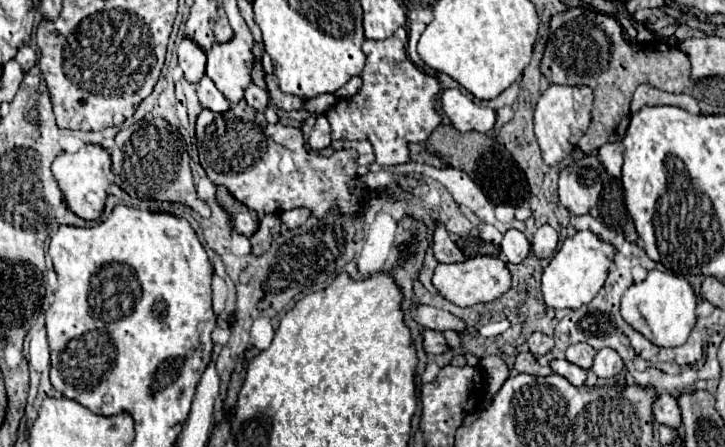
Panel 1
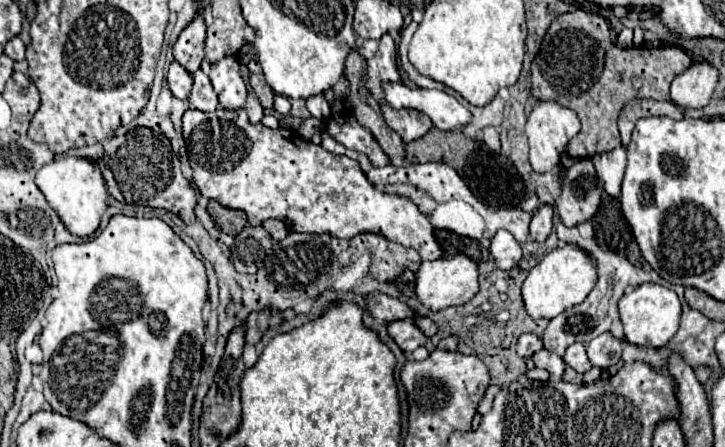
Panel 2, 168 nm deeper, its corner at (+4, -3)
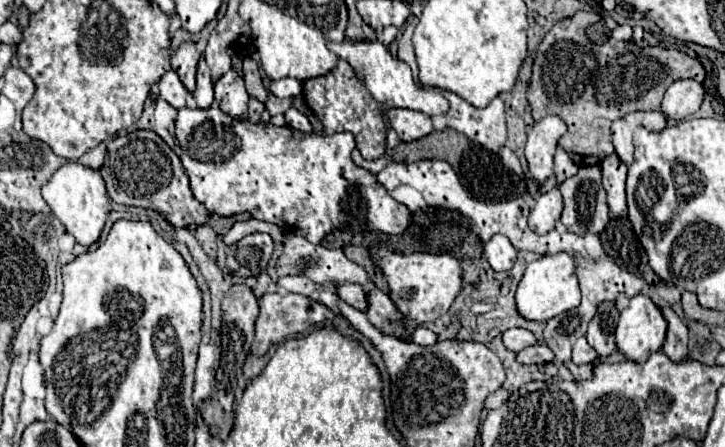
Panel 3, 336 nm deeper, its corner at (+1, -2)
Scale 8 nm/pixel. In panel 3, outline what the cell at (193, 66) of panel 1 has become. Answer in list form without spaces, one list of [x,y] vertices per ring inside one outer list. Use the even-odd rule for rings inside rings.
[[[173,69],[167,71],[161,77],[161,81],[159,81],[159,97],[165,99],[171,107],[175,107],[175,109],[185,107],[187,95],[189,95],[187,89],[181,85],[181,81],[179,81],[177,73],[173,73]]]

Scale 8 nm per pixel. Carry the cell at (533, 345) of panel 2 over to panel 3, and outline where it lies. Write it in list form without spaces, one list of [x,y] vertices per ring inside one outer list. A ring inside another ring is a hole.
[[[507,329],[503,333],[503,345],[509,351],[515,351],[515,353],[529,347],[529,345],[535,345],[535,343],[537,343],[535,335],[531,331],[527,331],[527,329]]]

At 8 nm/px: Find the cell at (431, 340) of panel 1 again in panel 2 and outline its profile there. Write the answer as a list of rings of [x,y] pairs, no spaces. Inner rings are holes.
[[[402,320],[402,322],[390,322],[388,324],[390,336],[396,340],[396,344],[406,352],[414,352],[418,346],[426,344],[424,332],[412,322],[412,320]]]

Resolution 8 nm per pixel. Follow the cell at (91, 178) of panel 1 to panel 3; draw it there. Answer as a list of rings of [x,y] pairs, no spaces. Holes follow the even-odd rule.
[[[67,163],[57,169],[57,173],[53,173],[53,177],[43,185],[43,199],[51,207],[53,215],[77,239],[77,243],[89,247],[99,239],[109,213],[109,197],[99,171],[79,163]]]

